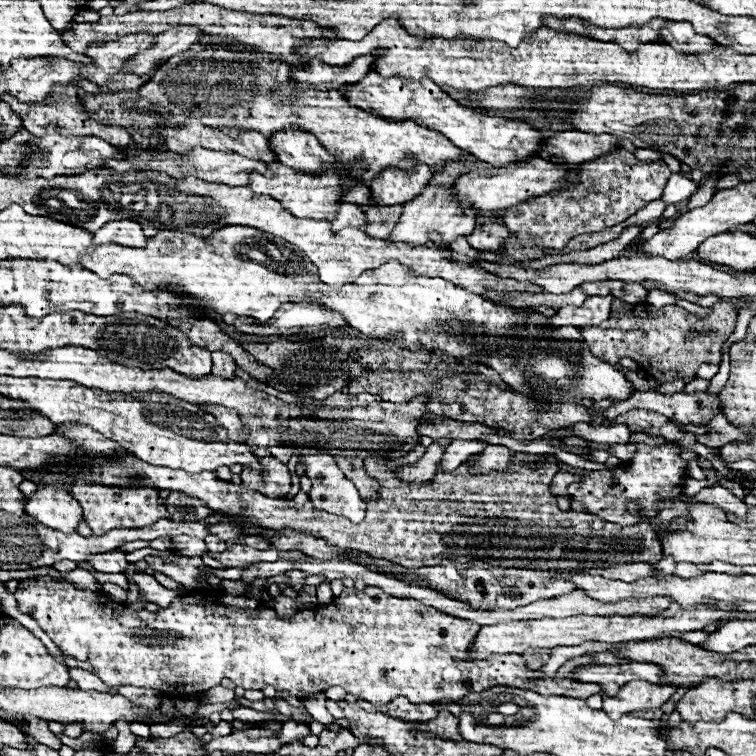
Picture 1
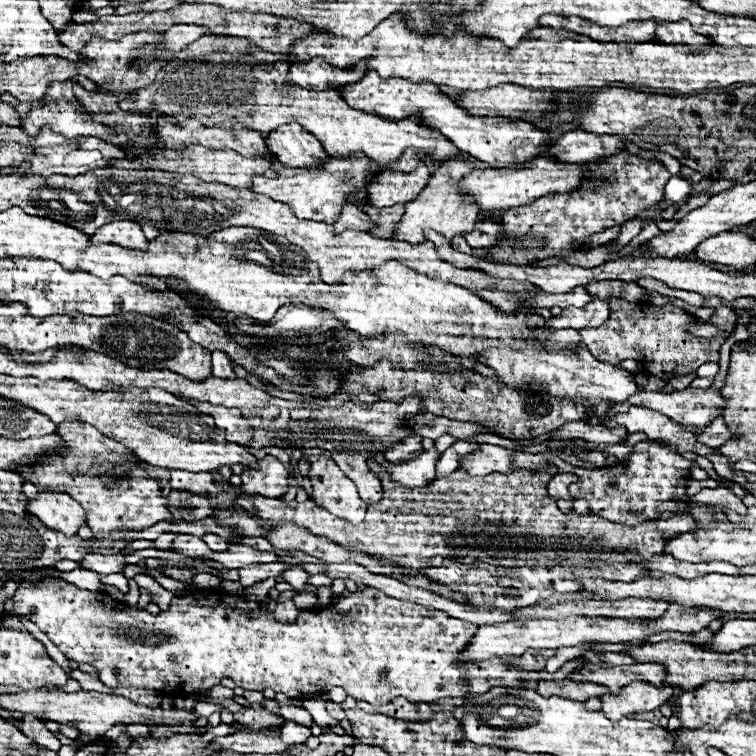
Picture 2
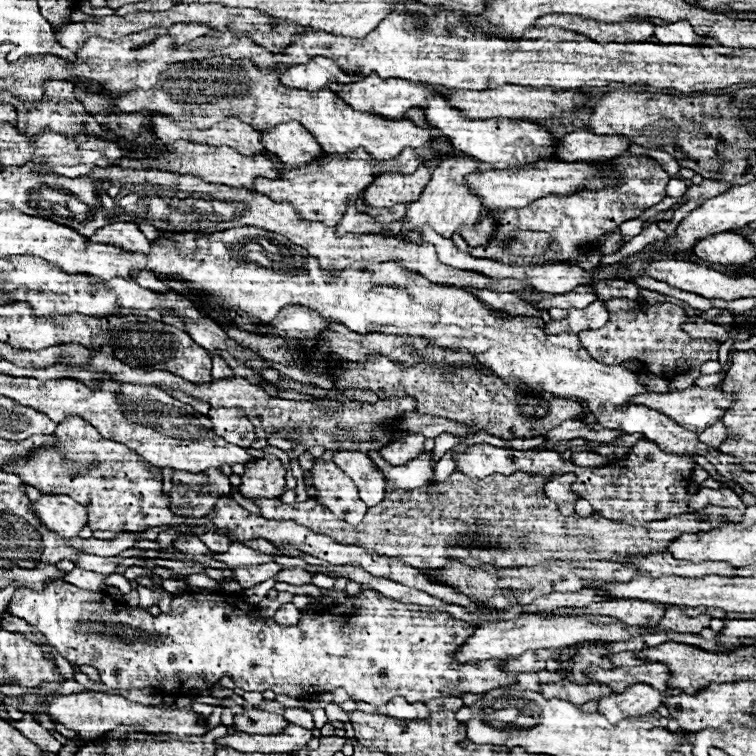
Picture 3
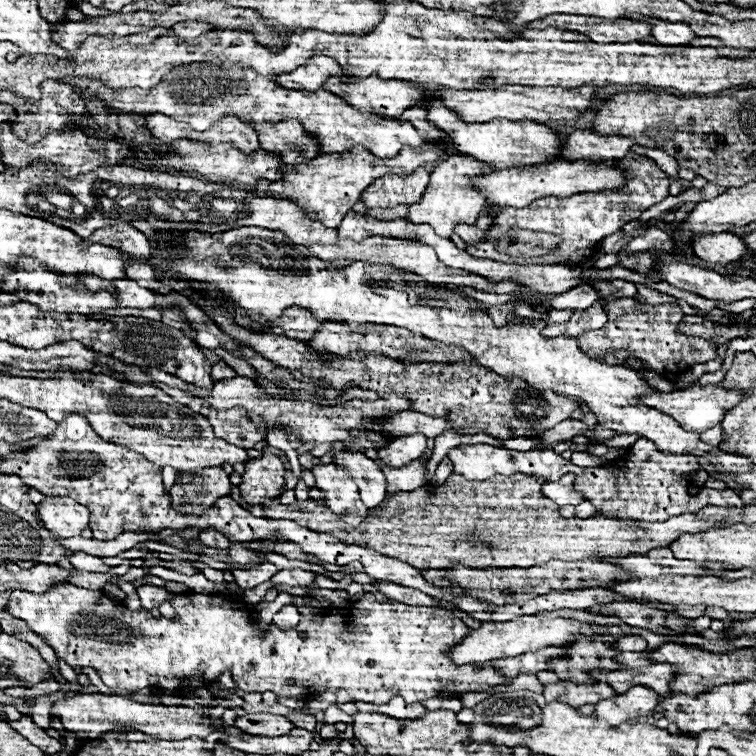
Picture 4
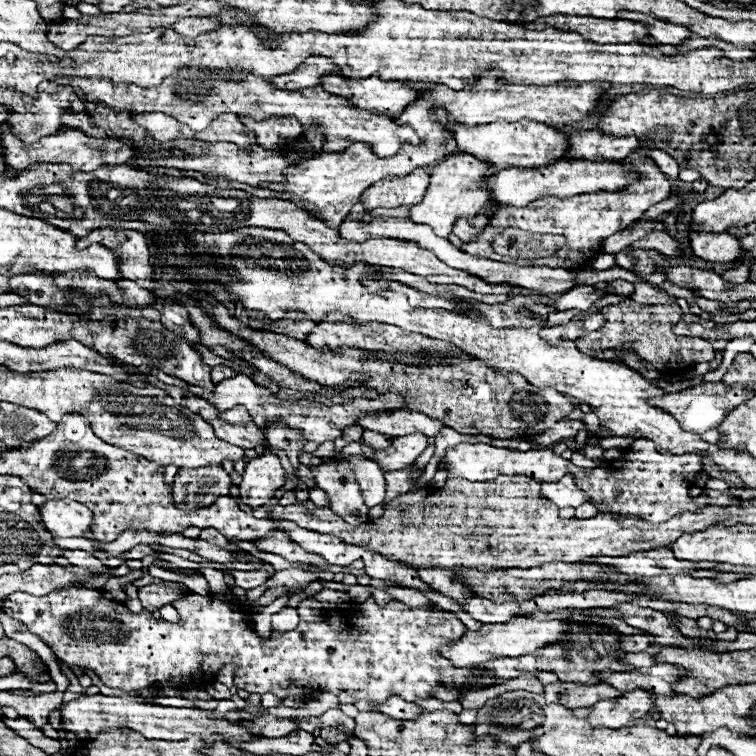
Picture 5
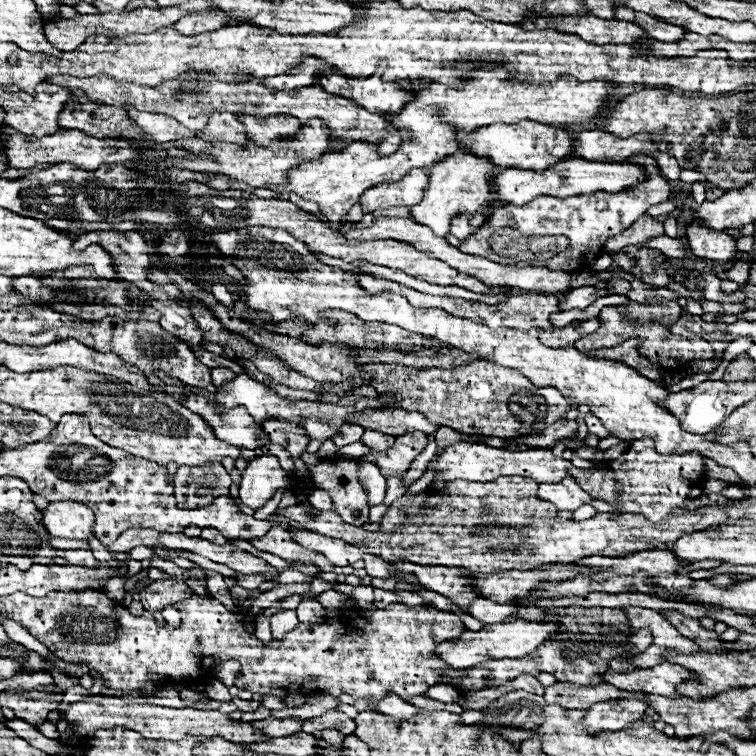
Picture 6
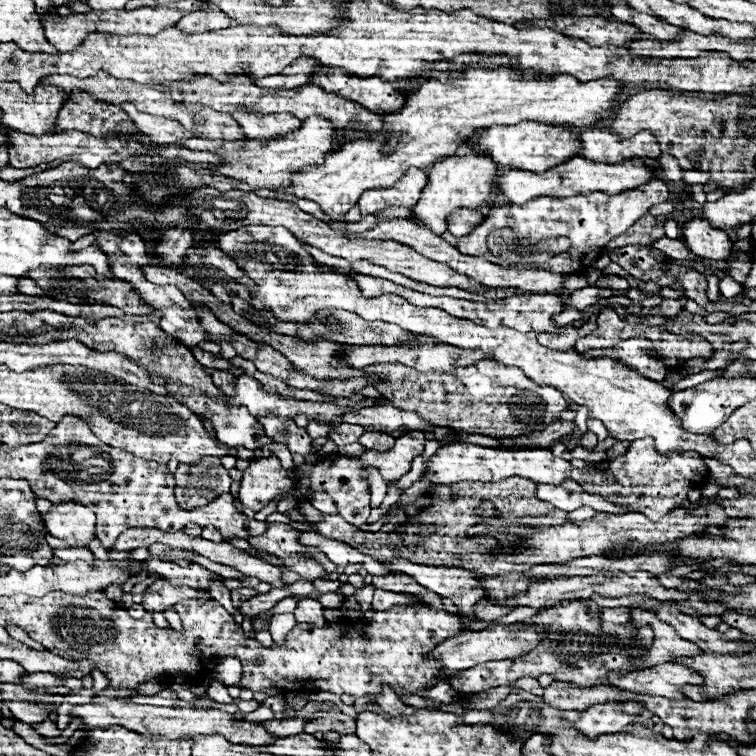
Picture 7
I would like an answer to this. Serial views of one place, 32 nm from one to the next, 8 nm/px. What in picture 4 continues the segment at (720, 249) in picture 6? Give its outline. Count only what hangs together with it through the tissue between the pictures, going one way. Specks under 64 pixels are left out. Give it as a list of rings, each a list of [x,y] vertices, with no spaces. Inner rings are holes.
[[[720,232],[716,236],[712,234],[696,236],[692,238],[692,250],[698,258],[706,262],[720,262],[720,264],[742,262],[752,256],[752,252],[742,244],[742,240],[730,232]]]

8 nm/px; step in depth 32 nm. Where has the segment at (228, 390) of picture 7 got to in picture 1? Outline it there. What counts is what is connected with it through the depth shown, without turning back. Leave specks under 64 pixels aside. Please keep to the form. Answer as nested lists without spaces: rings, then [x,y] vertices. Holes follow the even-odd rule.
[[[212,352],[212,362],[214,362],[214,366],[212,366],[212,376],[218,376],[218,378],[234,378],[234,368],[236,368],[236,364],[234,364],[234,360],[228,356],[228,354],[224,354],[224,352]]]

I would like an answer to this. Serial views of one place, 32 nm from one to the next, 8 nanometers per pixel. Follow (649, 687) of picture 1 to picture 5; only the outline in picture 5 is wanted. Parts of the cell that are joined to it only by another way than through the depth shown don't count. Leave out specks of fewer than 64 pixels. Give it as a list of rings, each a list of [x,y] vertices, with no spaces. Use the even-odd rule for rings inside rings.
[[[628,692],[628,696],[622,698],[612,698],[612,700],[600,700],[598,704],[592,706],[588,714],[588,722],[592,726],[602,726],[602,728],[622,728],[630,720],[638,720],[648,714],[648,710],[654,706],[652,704],[652,694],[650,692]]]

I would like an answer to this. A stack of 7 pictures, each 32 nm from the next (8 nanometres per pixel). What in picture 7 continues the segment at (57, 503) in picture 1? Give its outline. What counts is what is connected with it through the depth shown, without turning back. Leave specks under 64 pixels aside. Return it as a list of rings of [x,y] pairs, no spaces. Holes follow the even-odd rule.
[[[72,502],[54,504],[52,512],[44,516],[44,524],[52,536],[80,548],[88,548],[96,534],[96,516],[92,510]]]

